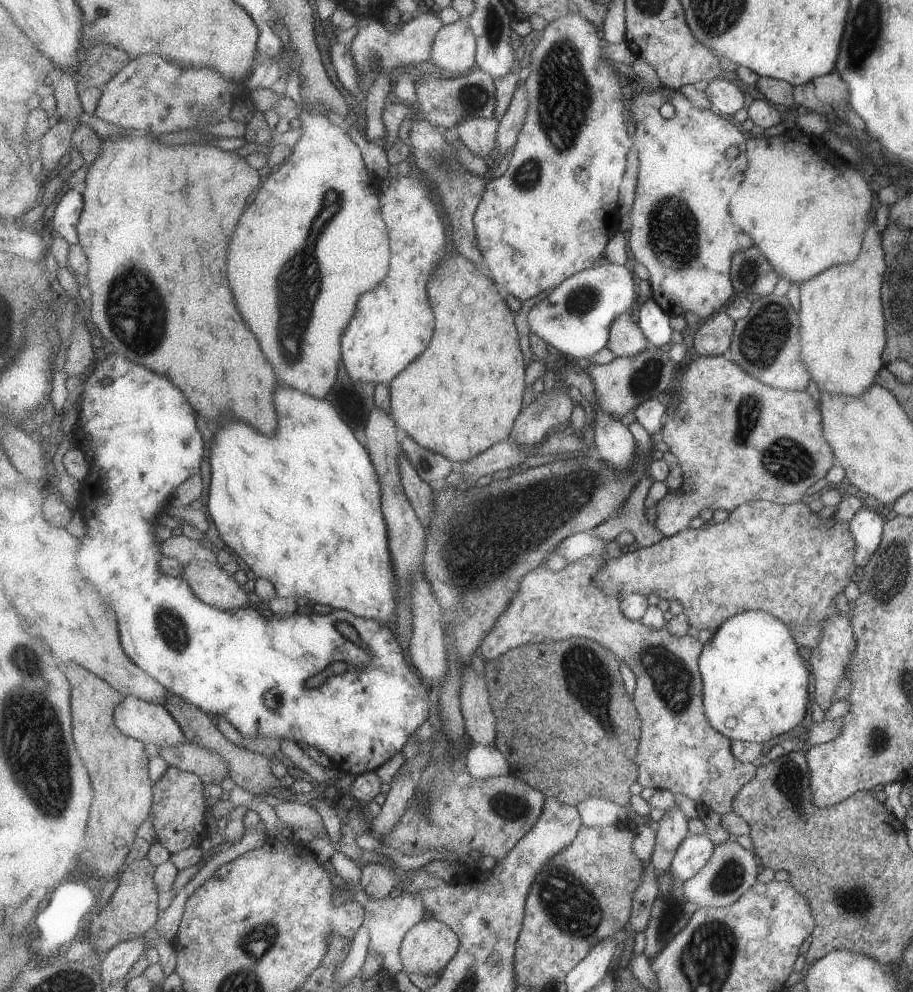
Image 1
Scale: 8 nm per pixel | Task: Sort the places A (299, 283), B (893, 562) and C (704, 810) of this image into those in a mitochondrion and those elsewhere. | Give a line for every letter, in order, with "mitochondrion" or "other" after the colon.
A: mitochondrion
B: mitochondrion
C: other

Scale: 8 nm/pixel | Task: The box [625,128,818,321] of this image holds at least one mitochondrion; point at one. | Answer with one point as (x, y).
(671, 231)

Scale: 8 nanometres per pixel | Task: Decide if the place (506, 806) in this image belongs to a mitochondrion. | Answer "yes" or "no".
yes

